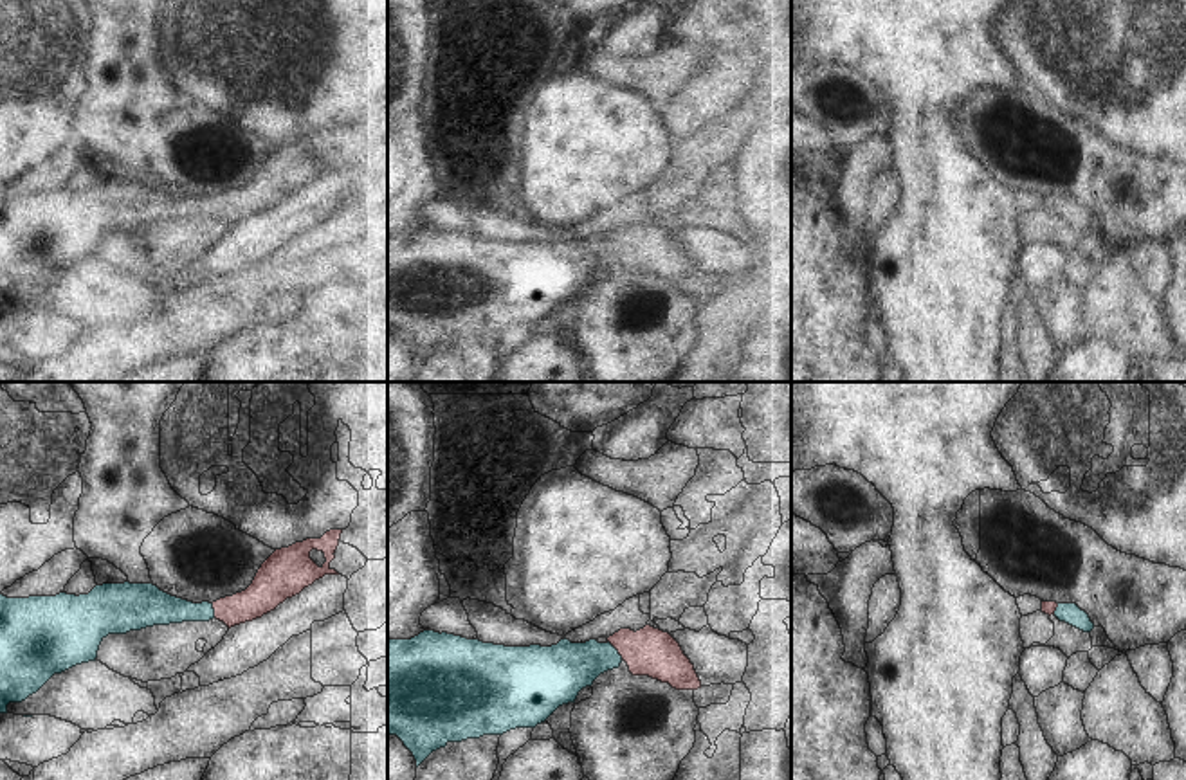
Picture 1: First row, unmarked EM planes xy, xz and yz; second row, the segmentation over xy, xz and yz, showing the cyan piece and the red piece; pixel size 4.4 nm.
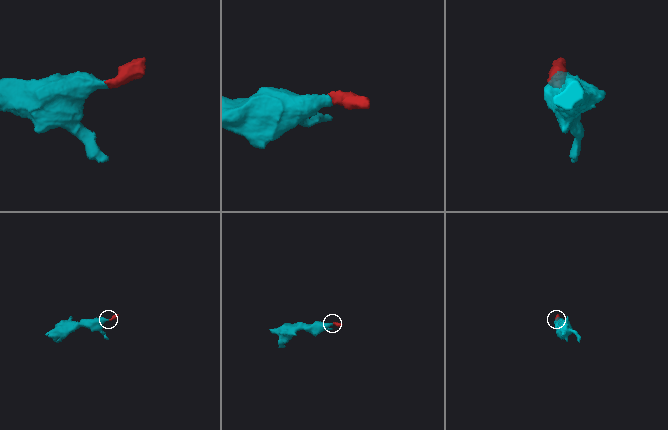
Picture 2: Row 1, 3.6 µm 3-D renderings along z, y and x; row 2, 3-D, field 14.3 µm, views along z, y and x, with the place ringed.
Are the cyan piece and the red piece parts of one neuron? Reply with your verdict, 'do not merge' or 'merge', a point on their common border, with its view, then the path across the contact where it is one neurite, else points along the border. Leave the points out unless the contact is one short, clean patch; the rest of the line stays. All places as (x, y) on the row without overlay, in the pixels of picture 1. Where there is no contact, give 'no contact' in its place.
merge; contact xz (615, 245); way xz (565, 265), (608, 253), (615, 245), (649, 247)

